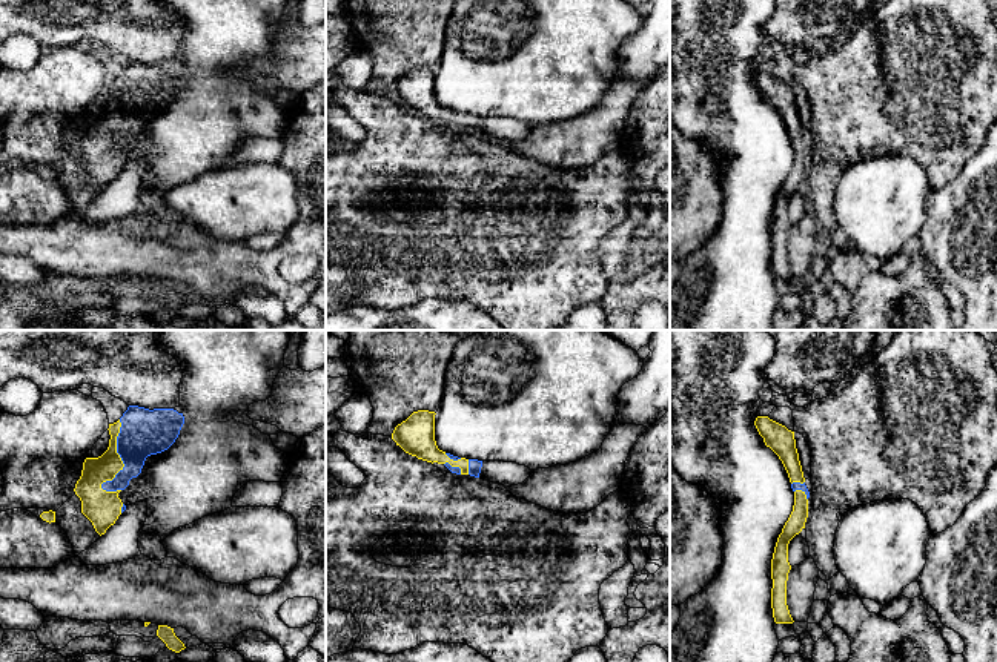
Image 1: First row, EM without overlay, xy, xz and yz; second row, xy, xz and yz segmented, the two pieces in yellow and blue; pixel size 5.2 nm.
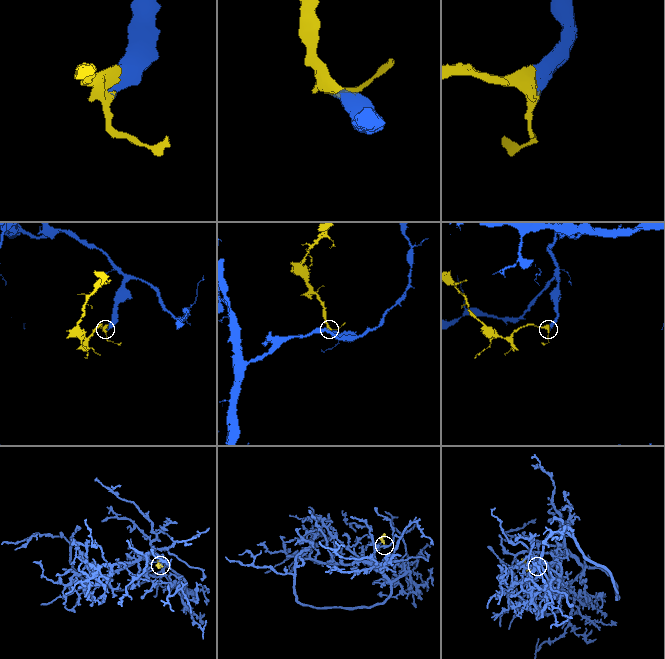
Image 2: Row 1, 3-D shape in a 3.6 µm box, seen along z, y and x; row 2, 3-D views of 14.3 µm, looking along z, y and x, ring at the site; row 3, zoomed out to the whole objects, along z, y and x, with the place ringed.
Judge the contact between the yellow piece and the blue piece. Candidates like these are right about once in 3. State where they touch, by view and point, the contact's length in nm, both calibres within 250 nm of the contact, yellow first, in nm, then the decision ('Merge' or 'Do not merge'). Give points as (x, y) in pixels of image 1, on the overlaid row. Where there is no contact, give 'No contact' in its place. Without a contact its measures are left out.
Touches yellow at xy (120, 458). Shared border 400 nm. Thickness 140 nm (yellow) against 240 nm. Merge

